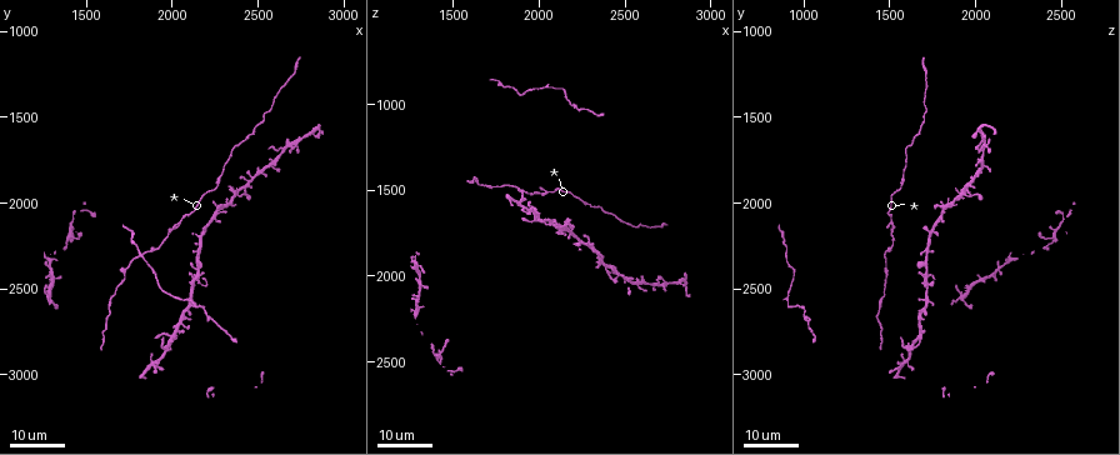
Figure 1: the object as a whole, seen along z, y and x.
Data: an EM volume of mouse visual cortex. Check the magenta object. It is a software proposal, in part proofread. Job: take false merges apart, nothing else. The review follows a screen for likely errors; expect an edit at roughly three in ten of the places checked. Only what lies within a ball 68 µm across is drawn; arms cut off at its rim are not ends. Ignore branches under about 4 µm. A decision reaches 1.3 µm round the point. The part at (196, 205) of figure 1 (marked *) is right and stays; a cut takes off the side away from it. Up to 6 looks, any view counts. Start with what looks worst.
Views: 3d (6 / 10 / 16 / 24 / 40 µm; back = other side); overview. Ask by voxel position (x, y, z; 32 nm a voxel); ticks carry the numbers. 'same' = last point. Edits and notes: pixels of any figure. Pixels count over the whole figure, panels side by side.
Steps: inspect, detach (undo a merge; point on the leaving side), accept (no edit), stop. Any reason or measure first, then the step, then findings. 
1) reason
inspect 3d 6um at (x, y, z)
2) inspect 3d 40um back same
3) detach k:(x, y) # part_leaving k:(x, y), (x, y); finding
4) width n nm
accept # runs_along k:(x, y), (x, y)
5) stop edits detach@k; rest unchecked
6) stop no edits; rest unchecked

four or more arms meet
inspect 3d 16um at (1900, 2920, 1600)

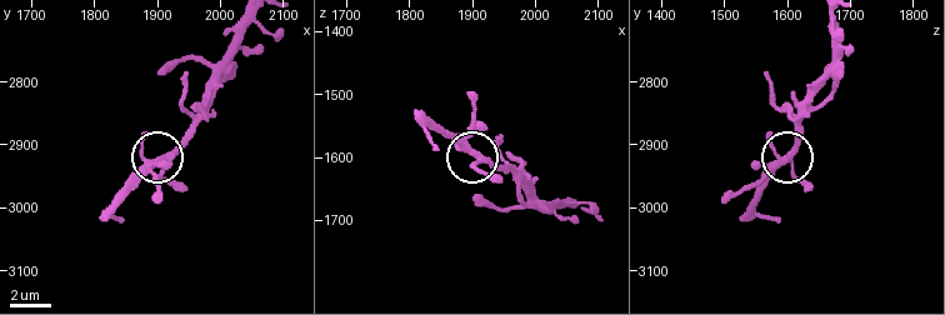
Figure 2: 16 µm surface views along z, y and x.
inspect 3d 10um at (1905, 2925, 1595)

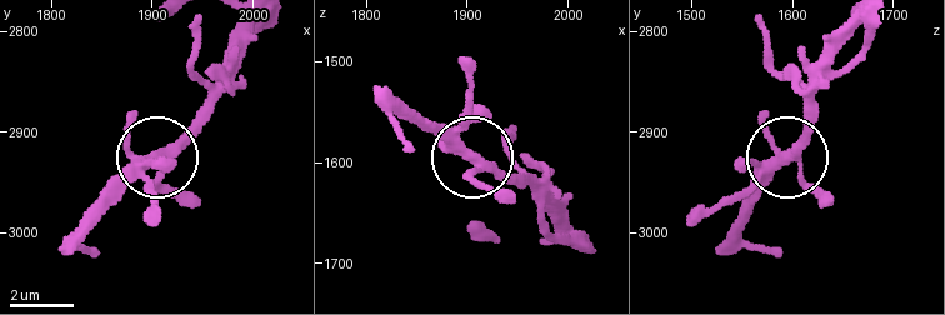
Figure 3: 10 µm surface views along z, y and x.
accept # runs_along 3:(855, 21), (820, 85), (811, 126), (744, 204); continuous, no second cell

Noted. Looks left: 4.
four or more arms meet
inspect 3d 24um at (2380, 1960, 1940)

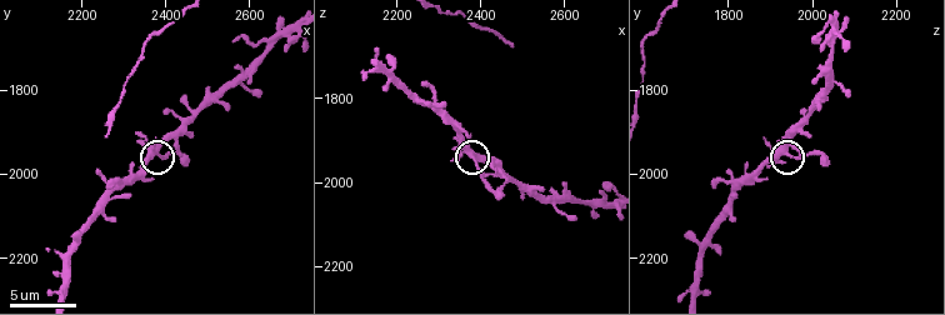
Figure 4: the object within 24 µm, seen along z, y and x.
closer look
inspect 3d 6um at (2380, 1945, 1935)

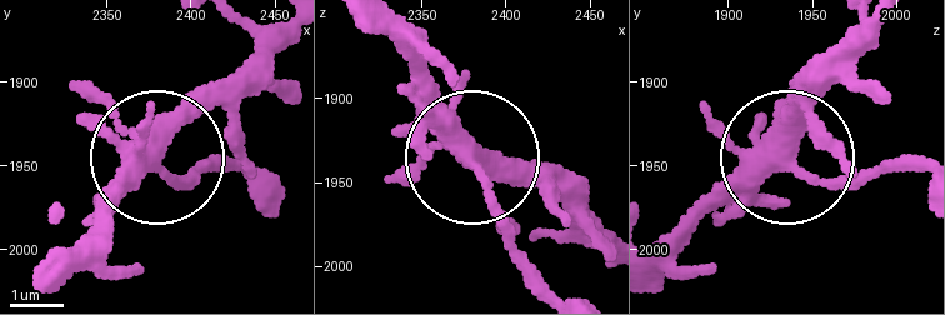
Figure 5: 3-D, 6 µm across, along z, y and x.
arms 4
accept # all the same cell

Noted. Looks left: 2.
thick turns thin
inspect 3d 24um at (2840, 1540, 2040)

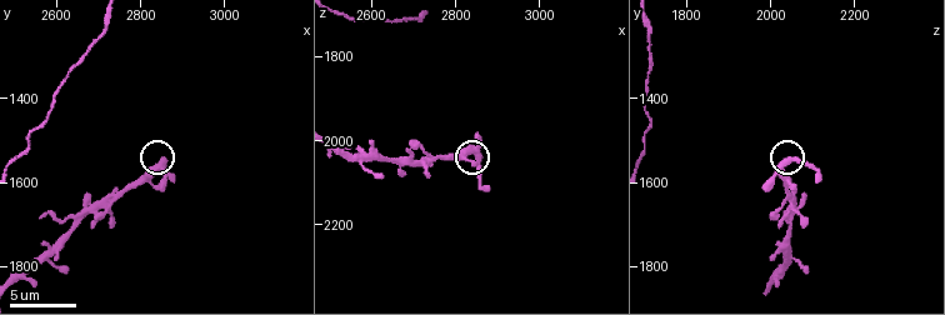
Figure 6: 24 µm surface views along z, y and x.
closer look
inspect 3d 6um at (2855, 1545, 2050)

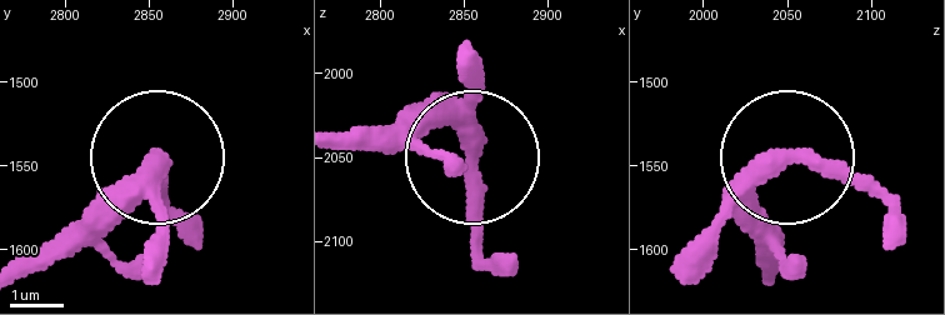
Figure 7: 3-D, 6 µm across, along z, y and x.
accept # continuous, no second cell

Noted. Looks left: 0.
stop no edits; rest unchecked

